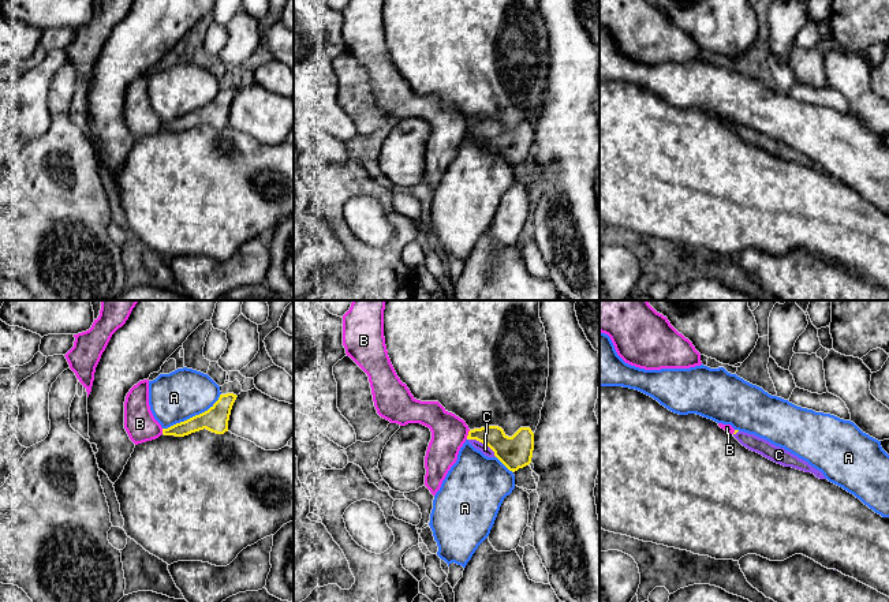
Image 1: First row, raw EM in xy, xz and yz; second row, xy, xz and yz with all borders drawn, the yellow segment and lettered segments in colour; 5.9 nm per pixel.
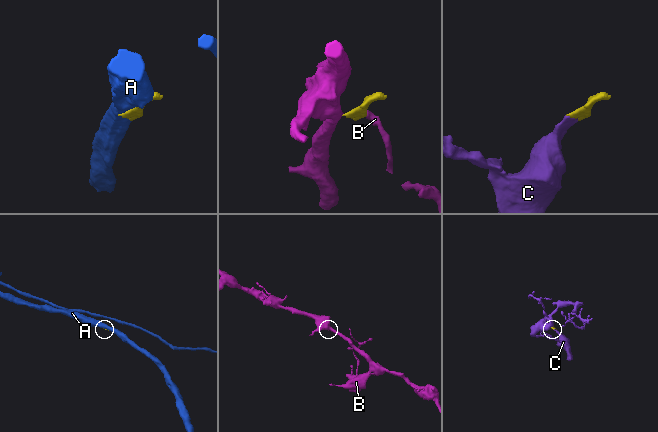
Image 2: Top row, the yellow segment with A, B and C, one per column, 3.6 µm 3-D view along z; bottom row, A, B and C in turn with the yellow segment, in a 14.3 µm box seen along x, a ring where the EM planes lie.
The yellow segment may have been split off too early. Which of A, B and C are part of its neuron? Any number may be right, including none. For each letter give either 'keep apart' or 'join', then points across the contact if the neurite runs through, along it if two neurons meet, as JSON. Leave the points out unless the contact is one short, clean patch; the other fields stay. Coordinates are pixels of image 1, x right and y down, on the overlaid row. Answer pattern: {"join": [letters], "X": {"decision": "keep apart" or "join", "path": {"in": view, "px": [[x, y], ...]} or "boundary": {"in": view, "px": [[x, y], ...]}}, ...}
{"join": ["C"], "A": {"decision": "keep apart"}, "B": {"decision": "keep apart", "boundary": {"in": "xz", "px": [[470, 430], [466, 438]]}}, "C": {"decision": "join", "path": {"in": "xz", "px": [[515, 452], [493, 442], [484, 442], [485, 449]]}}}

